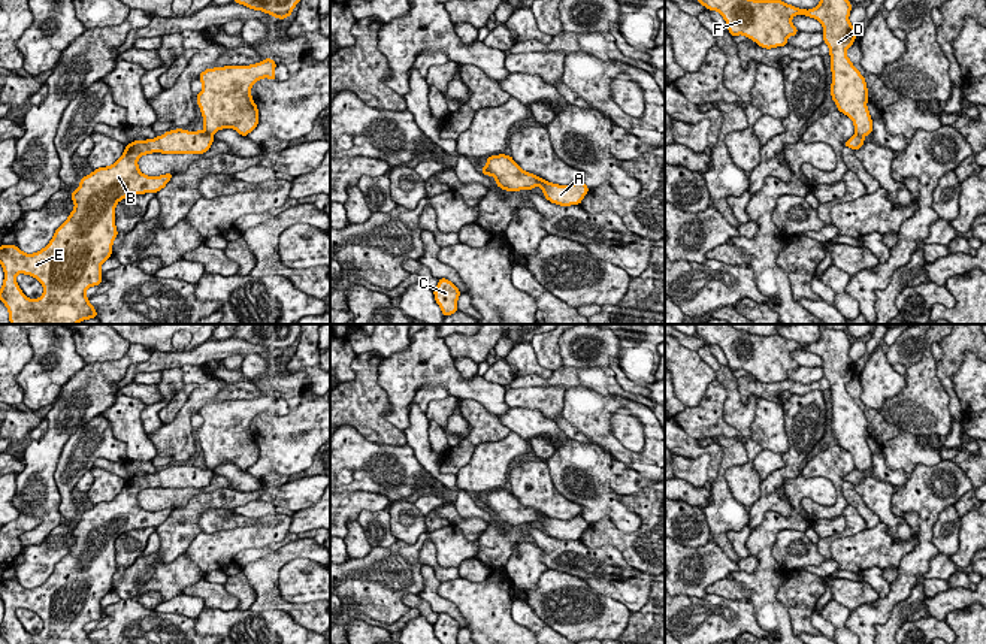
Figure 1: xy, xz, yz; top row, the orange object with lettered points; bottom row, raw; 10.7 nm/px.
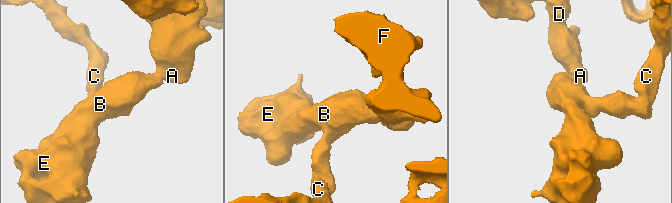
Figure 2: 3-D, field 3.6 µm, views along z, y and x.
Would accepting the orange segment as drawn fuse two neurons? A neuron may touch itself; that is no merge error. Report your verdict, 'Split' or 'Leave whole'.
Split

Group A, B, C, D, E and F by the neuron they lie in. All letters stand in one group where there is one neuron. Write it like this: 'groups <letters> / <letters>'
groups A D F / B C E

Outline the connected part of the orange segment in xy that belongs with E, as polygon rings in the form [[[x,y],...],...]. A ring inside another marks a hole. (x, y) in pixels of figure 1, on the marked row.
[[[182,129],[166,131],[155,139],[134,140],[125,146],[120,160],[112,166],[99,167],[81,178],[79,188],[72,191],[75,209],[43,250],[25,254],[16,245],[1,245],[0,264],[4,270],[4,281],[0,288],[0,300],[9,311],[10,324],[78,324],[88,318],[97,318],[85,290],[102,284],[100,267],[112,256],[112,244],[118,236],[115,227],[117,203],[128,196],[158,193],[173,176],[173,173],[146,176],[139,170],[137,160],[152,152],[203,154],[212,143],[211,134]],[[18,273],[34,276],[43,285],[43,294],[36,300],[28,299],[15,279]]]

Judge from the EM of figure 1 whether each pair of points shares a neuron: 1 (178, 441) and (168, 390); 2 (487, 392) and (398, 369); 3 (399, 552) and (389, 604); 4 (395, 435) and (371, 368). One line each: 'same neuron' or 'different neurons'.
1: different neurons
2: same neuron
3: same neuron
4: same neuron

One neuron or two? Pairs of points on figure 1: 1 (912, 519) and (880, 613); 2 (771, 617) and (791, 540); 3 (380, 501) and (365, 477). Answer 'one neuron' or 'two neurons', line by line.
1: two neurons
2: two neurons
3: two neurons

